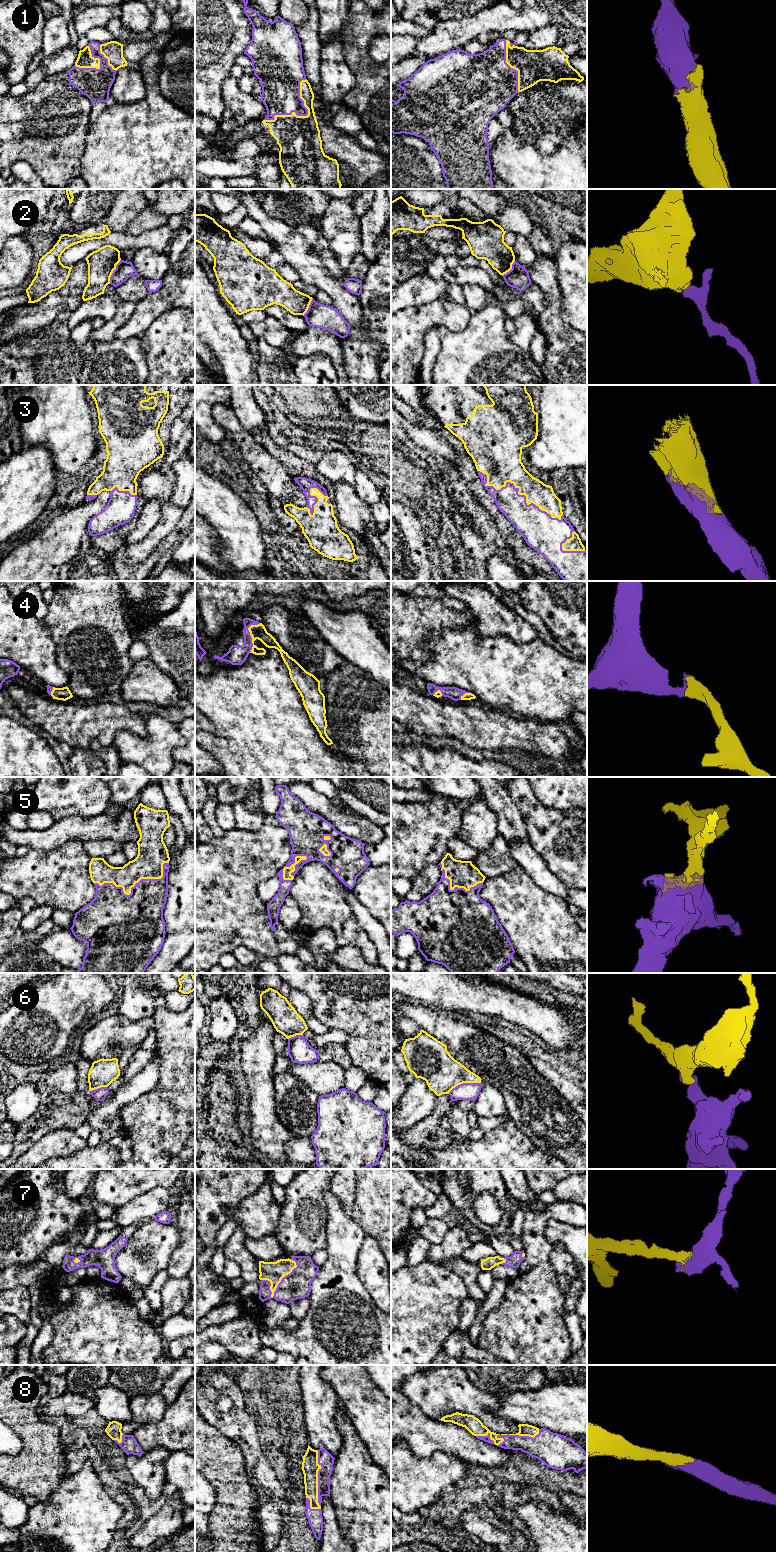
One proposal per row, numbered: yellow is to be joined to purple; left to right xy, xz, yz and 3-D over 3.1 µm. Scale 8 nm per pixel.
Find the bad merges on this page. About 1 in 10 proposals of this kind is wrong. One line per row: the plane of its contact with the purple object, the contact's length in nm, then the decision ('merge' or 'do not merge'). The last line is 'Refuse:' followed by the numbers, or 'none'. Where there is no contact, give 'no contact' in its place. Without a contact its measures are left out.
1: meets purple in xz; contact 480 nm long; merge
2: meets purple in xy; contact 220 nm long; do not merge
3: meets purple in yz; contact 800 nm long; merge
4: meets purple in xz; contact 260 nm long; merge
5: meets purple in xy; contact 650 nm long; merge
6: meets purple in yz; contact 280 nm long; do not merge
7: meets purple in xz; contact 360 nm long; merge
8: meets purple in xz; contact 460 nm long; merge
Refuse: 2, 6

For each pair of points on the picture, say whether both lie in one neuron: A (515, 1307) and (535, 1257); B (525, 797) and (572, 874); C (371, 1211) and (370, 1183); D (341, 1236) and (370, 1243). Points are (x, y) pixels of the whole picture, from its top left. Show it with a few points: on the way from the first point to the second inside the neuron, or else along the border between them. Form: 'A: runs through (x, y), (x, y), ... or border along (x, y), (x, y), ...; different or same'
A: border along (548, 1260), (526, 1271), (519, 1272); different
B: runs through (536, 816), (572, 855); same
C: runs through (371, 1204), (371, 1190); same
D: border along (365, 1236), (356, 1264); different

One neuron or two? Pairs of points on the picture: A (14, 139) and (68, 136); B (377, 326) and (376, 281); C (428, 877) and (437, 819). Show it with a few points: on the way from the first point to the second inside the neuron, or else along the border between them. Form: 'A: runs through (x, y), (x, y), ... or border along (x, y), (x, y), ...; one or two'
A: runs through (27, 139), (46, 140), (49, 137), (55, 136); one
B: runs through (377, 315), (377, 292); one
C: border along (437, 863), (427, 865), (411, 879); two

